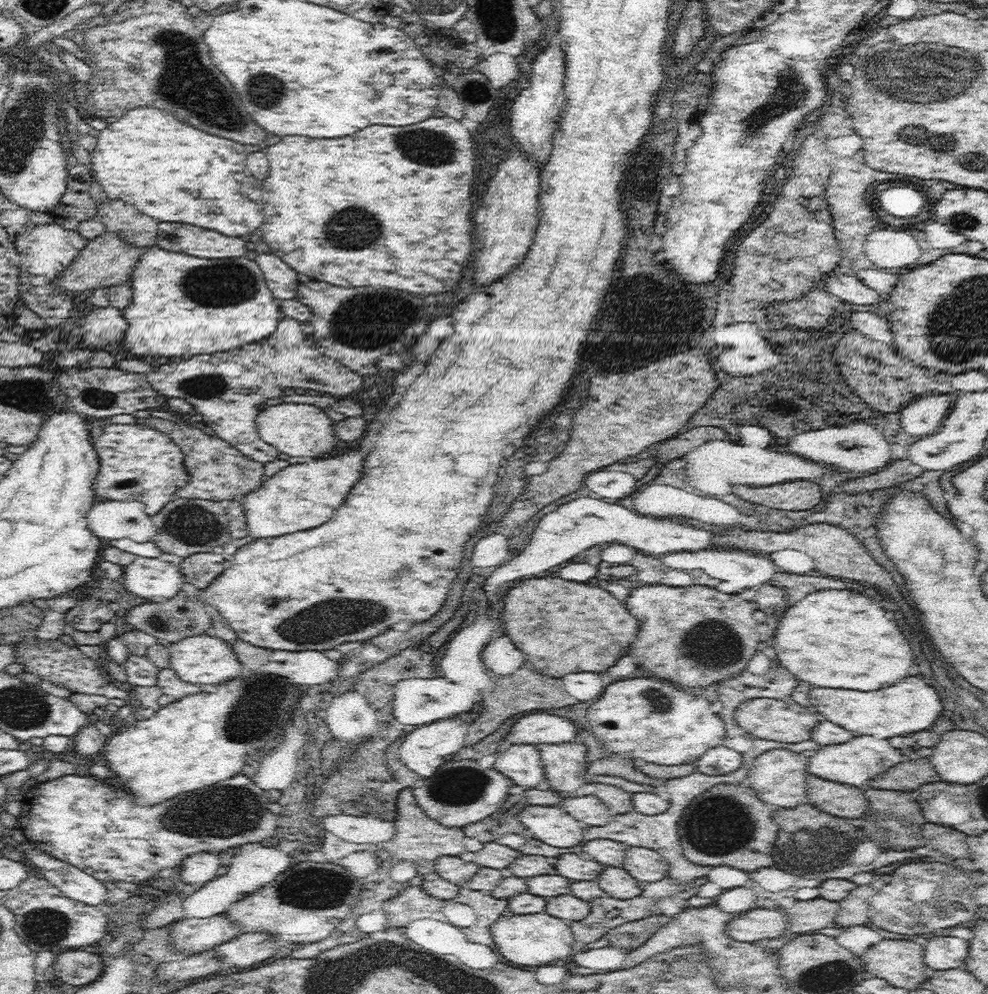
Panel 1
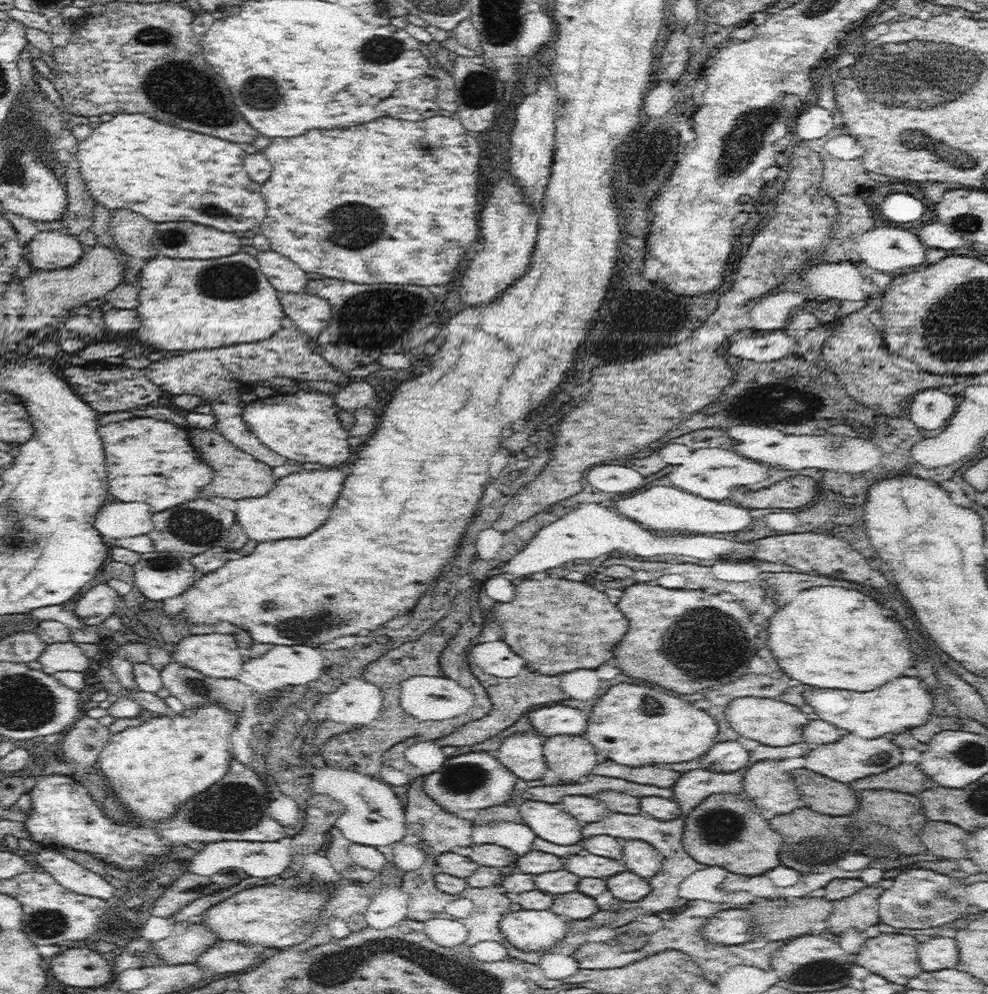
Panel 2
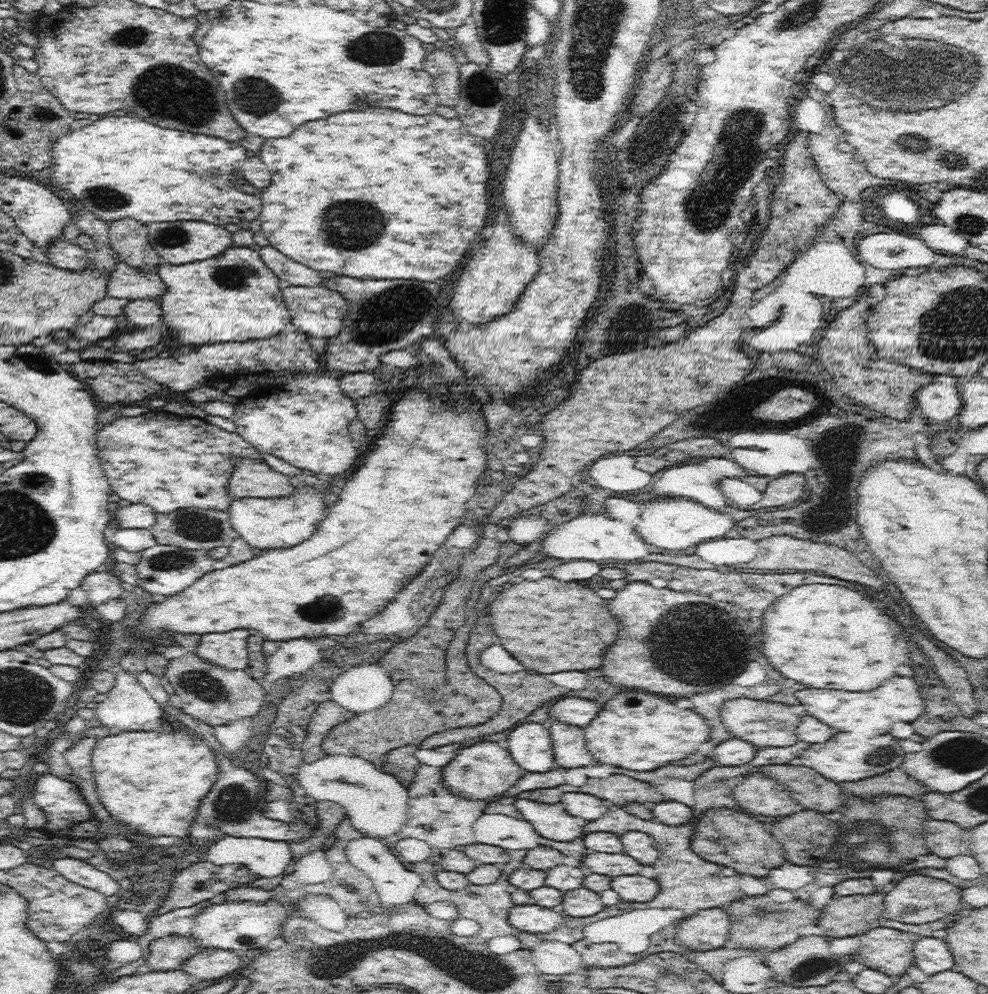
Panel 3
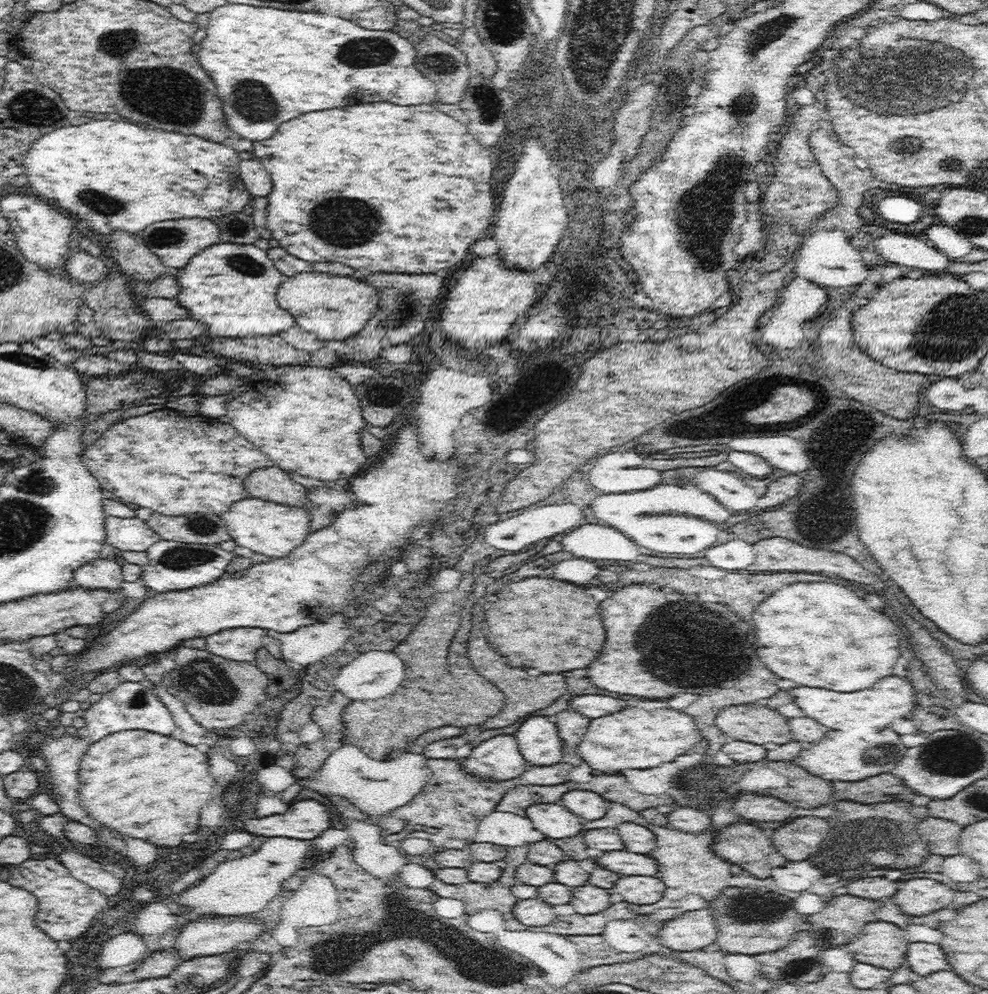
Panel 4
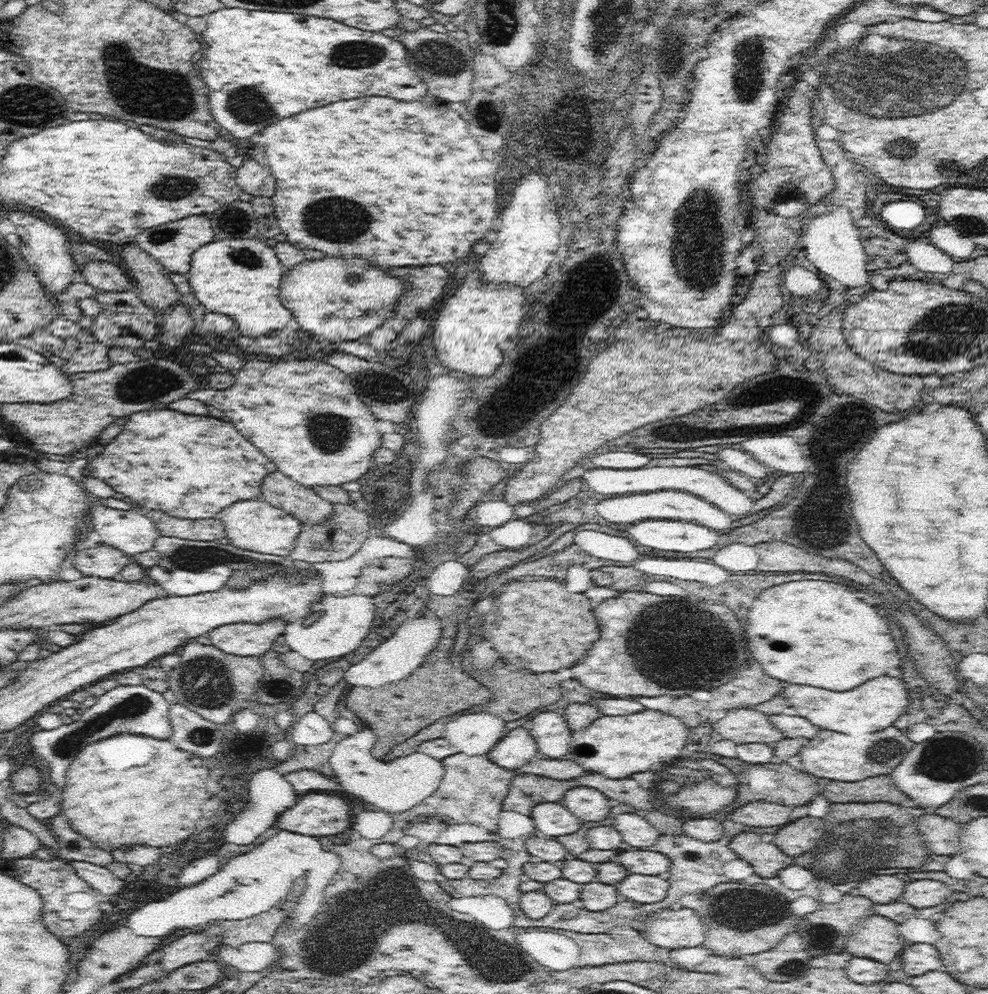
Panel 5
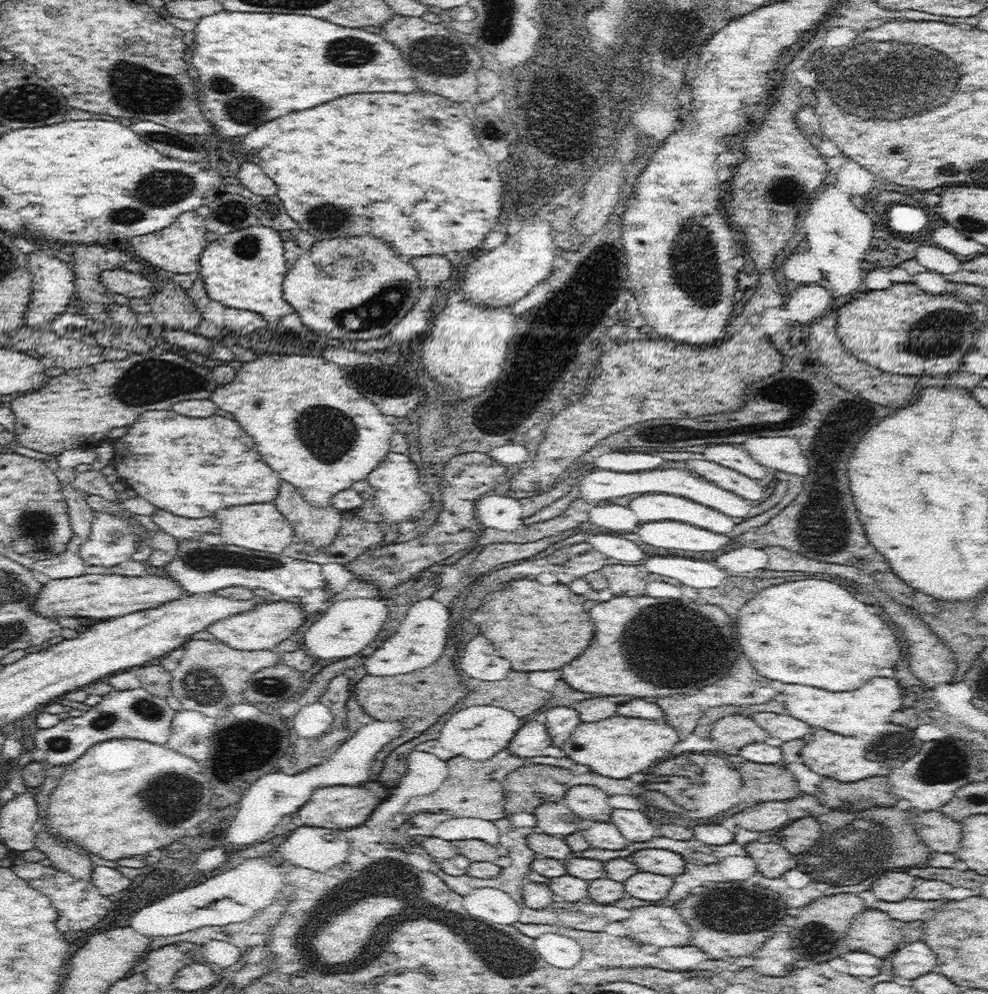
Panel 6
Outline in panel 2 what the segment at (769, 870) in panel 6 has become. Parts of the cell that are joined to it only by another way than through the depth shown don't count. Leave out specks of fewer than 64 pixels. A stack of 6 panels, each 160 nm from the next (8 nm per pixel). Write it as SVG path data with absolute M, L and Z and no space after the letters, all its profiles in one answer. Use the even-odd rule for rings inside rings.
M742 792L710 794L685 817L682 840L685 852L700 865L718 866L727 872L750 877L773 870L781 862L782 838L754 807ZM754 862L758 862L758 866L752 866Z

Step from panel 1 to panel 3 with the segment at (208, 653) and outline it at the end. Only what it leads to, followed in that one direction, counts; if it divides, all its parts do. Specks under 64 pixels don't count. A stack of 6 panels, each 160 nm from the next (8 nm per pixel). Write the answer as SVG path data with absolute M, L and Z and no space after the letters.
M248 629L206 633L194 652L200 658L226 669L249 669Z

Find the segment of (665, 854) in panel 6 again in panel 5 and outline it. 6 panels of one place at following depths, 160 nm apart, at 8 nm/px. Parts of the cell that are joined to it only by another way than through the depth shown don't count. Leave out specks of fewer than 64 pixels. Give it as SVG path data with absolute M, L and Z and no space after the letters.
M647 848L634 852L620 852L614 860L624 866L629 874L665 876L671 868L671 861L664 854L649 851Z

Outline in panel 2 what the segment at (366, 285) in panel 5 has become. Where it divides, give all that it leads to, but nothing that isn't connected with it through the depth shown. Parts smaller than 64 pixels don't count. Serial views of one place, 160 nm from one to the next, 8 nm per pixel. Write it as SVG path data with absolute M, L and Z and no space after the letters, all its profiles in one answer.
M279 291L285 316L296 322L296 326L307 333L318 335L332 318L330 301L310 293L291 293Z

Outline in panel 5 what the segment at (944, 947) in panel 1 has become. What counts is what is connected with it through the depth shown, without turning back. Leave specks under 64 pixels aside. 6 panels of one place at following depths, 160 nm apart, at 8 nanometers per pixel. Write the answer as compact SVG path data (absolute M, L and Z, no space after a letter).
M912 943L906 945L904 951L900 954L904 973L906 976L920 976L942 968L940 954L932 944Z

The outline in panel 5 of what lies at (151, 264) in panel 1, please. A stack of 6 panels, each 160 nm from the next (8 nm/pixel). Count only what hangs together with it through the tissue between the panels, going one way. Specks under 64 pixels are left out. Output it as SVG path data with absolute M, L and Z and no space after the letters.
M237 238L215 240L201 246L192 254L190 270L187 273L188 282L194 296L210 312L228 314L234 321L238 334L248 337L261 337L270 335L274 330L282 330L293 314L282 304L279 299L280 285L285 275L285 270L280 264L271 245L266 244L266 239Z

